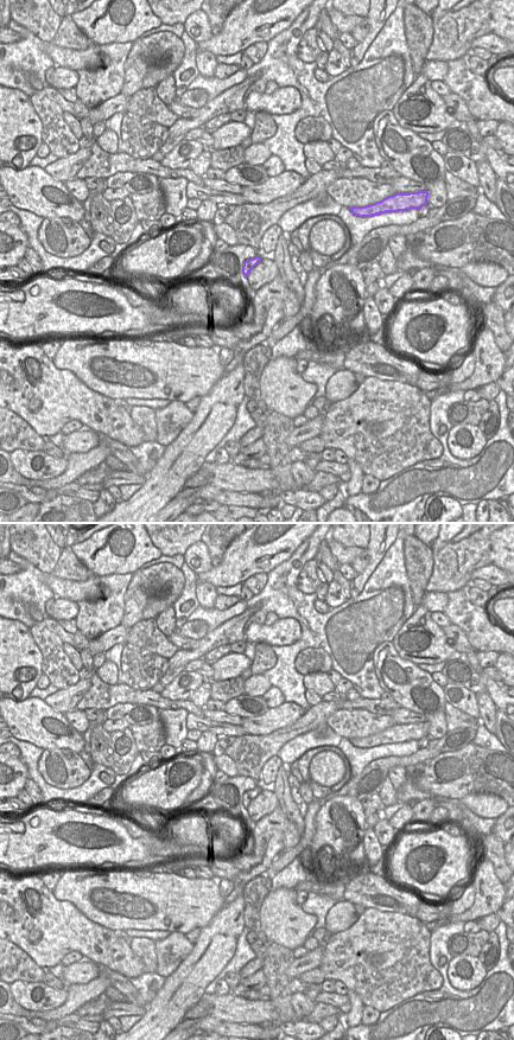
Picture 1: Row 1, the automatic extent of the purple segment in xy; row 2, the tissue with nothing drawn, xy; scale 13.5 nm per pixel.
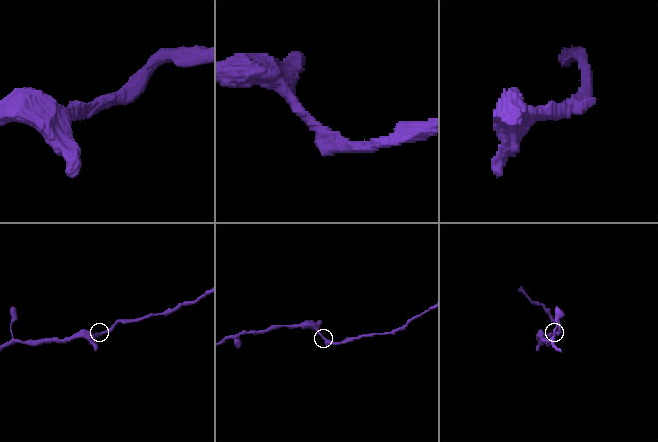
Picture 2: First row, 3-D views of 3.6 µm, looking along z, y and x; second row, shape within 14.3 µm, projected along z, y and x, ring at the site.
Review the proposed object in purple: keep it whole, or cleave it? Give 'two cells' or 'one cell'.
one cell

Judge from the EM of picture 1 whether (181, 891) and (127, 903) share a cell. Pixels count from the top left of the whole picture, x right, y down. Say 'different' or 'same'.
same

